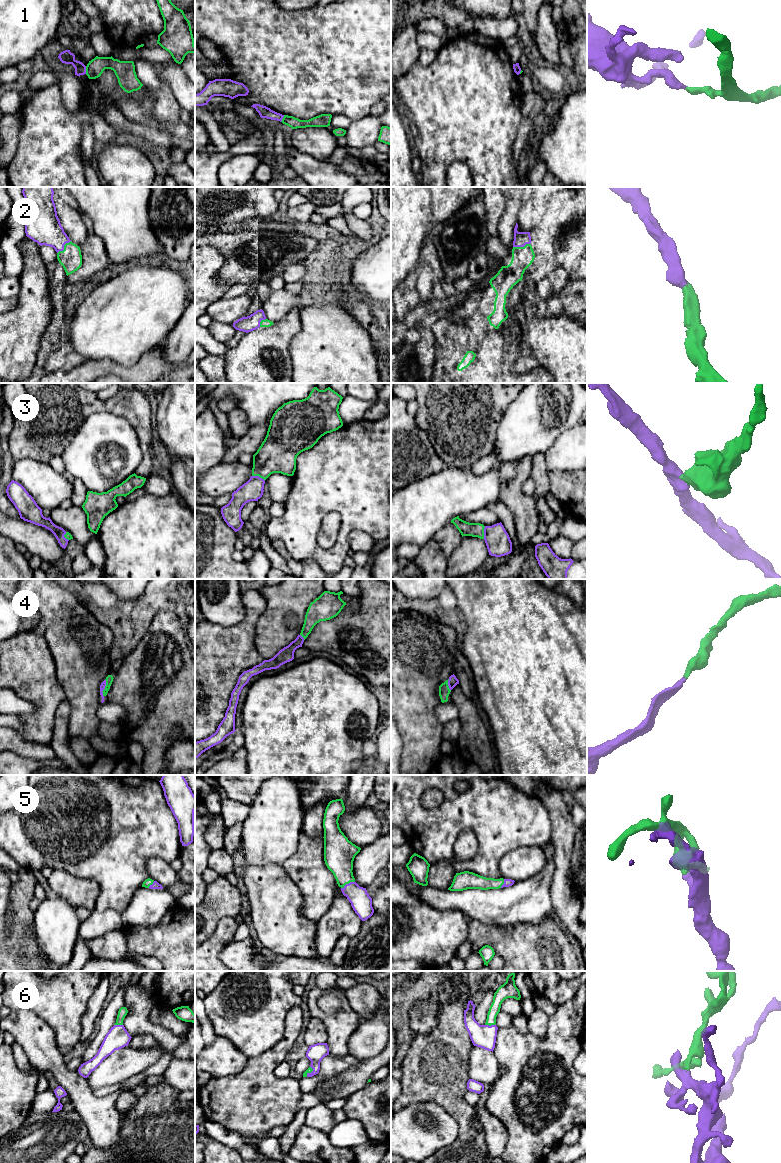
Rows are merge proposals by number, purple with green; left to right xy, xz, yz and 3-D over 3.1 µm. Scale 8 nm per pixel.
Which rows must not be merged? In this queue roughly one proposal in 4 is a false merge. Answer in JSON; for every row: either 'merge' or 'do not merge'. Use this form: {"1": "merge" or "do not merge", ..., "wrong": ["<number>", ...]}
{"1": "do not merge", "2": "merge", "3": "merge", "4": "merge", "5": "merge", "6": "merge", "wrong": ["1"]}

